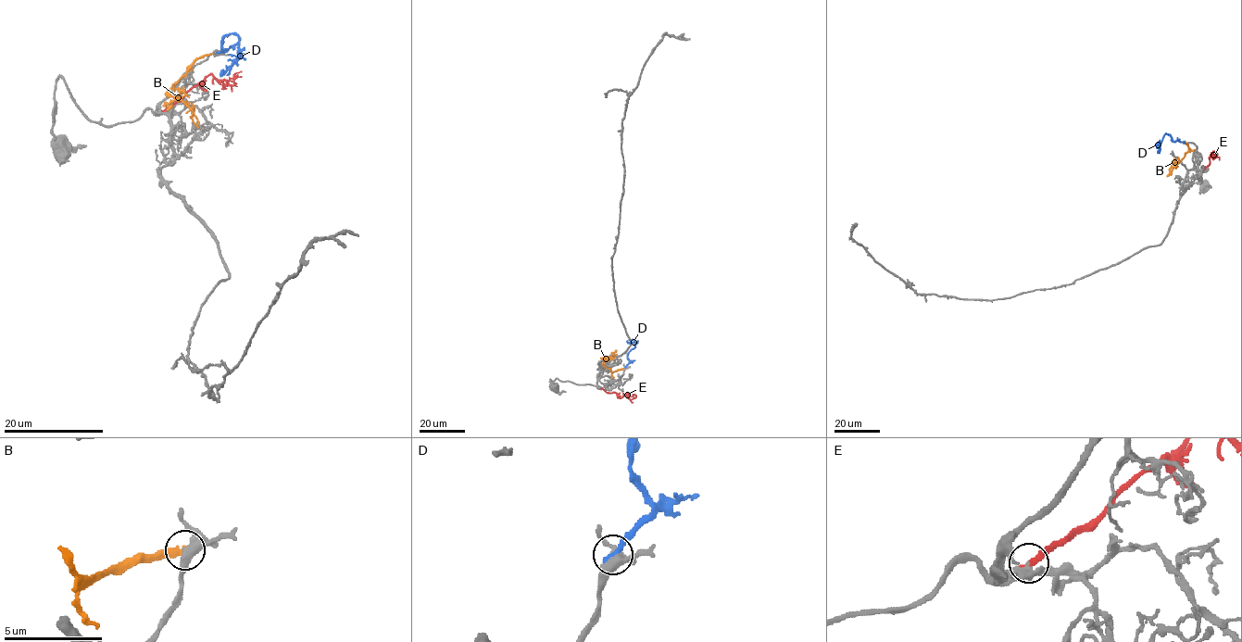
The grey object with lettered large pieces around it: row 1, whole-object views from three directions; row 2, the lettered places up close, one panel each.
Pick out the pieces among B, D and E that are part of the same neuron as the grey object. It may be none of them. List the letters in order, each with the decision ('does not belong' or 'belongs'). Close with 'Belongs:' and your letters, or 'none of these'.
B: does not belong
D: does not belong
E: belongs
Belongs: E

